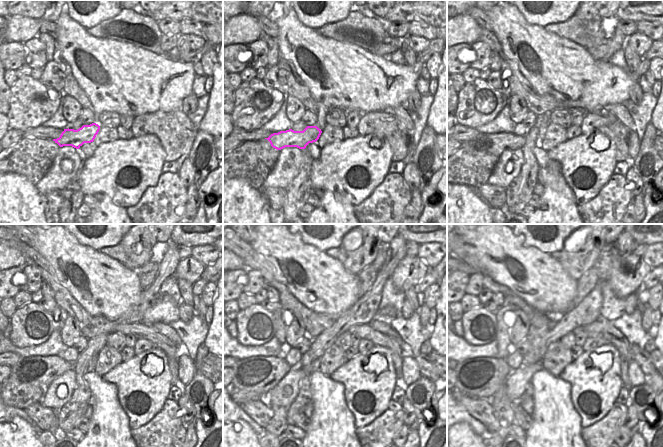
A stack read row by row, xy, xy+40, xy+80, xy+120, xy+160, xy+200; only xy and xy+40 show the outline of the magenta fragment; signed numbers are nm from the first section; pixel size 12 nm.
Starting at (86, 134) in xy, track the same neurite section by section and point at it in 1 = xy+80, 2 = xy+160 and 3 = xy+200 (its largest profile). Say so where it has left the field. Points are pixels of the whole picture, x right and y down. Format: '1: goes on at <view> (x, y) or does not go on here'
1: goes on at xy+80 (495, 144)
2: goes on at xy+160 (259, 374)
3: goes on at xy+200 (480, 377)

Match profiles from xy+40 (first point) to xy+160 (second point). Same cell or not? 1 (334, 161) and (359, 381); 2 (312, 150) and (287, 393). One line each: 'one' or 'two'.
1: one
2: two

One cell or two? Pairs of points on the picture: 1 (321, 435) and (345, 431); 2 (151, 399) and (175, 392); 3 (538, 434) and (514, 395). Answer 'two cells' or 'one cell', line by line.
1: one cell
2: two cells
3: two cells

